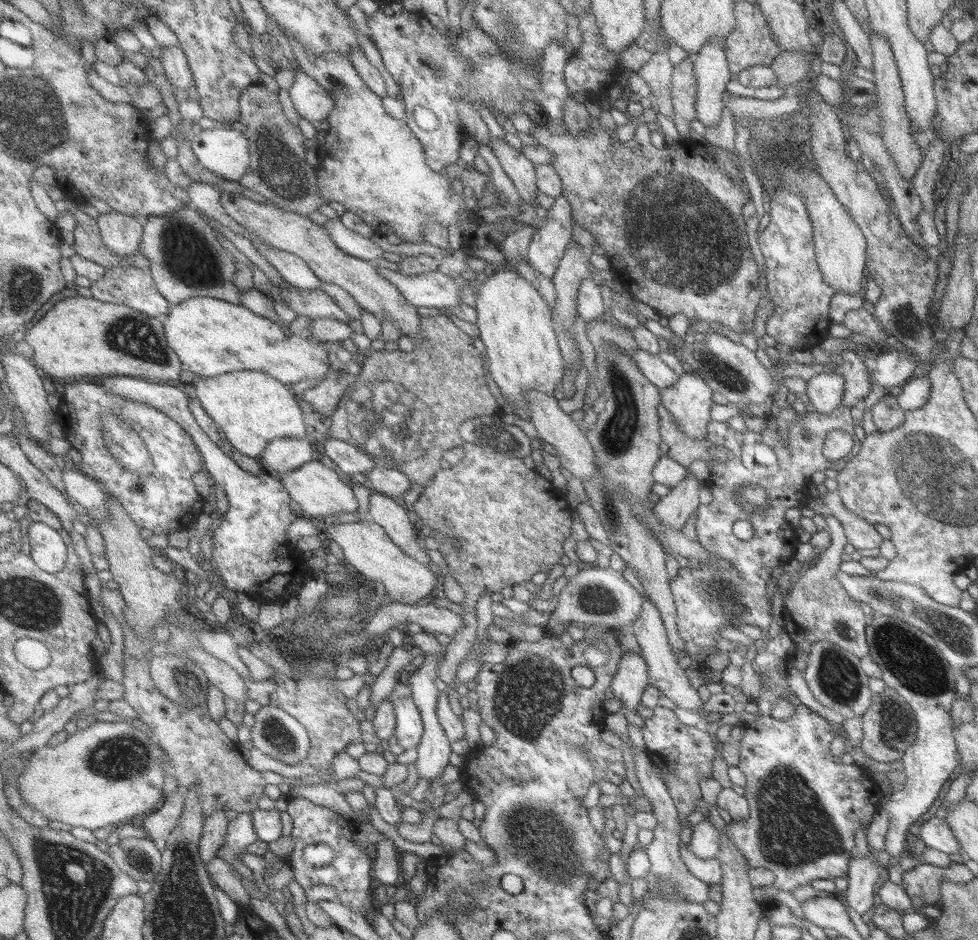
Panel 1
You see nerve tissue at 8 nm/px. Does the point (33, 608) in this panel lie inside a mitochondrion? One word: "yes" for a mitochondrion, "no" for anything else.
yes

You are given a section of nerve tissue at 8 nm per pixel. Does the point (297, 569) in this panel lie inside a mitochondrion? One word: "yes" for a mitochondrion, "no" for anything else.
no

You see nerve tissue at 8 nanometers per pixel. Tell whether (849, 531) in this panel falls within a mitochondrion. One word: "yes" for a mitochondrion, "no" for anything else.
no

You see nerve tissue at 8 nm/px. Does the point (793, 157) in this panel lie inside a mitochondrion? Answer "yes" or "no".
no

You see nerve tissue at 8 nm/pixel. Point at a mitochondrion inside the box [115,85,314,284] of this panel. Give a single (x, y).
(280, 166)

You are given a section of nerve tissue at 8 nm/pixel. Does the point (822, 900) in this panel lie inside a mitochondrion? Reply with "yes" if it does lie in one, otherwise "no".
no

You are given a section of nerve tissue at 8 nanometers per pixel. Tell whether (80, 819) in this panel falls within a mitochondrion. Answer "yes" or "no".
no

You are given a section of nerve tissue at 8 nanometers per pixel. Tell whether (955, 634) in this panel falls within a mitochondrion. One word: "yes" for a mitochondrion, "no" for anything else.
yes

